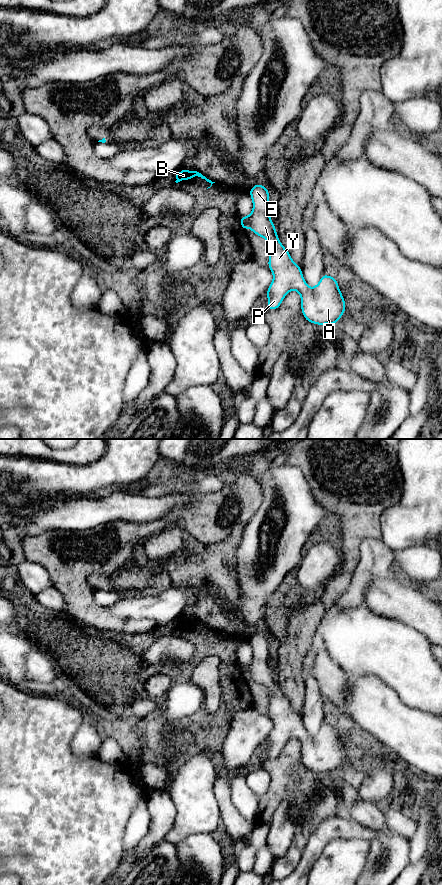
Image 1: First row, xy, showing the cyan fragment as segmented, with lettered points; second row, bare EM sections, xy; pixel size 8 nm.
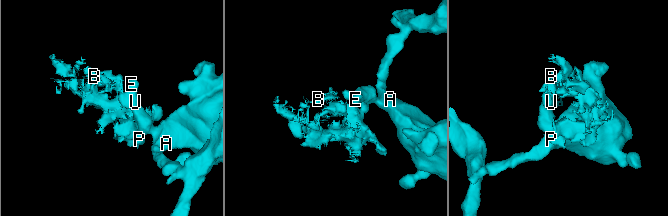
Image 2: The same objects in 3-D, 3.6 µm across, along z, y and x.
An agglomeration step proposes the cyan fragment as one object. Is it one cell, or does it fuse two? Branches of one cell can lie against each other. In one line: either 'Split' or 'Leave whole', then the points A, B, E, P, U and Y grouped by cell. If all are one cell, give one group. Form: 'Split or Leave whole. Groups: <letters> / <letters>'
Split. Groups: A E P U Y / B

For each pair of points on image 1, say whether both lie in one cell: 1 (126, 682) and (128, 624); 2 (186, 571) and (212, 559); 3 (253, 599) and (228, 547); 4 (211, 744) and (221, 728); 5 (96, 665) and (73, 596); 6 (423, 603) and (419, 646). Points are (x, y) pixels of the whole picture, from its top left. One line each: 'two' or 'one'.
1: two
2: one
3: two
4: one
5: two
6: two

